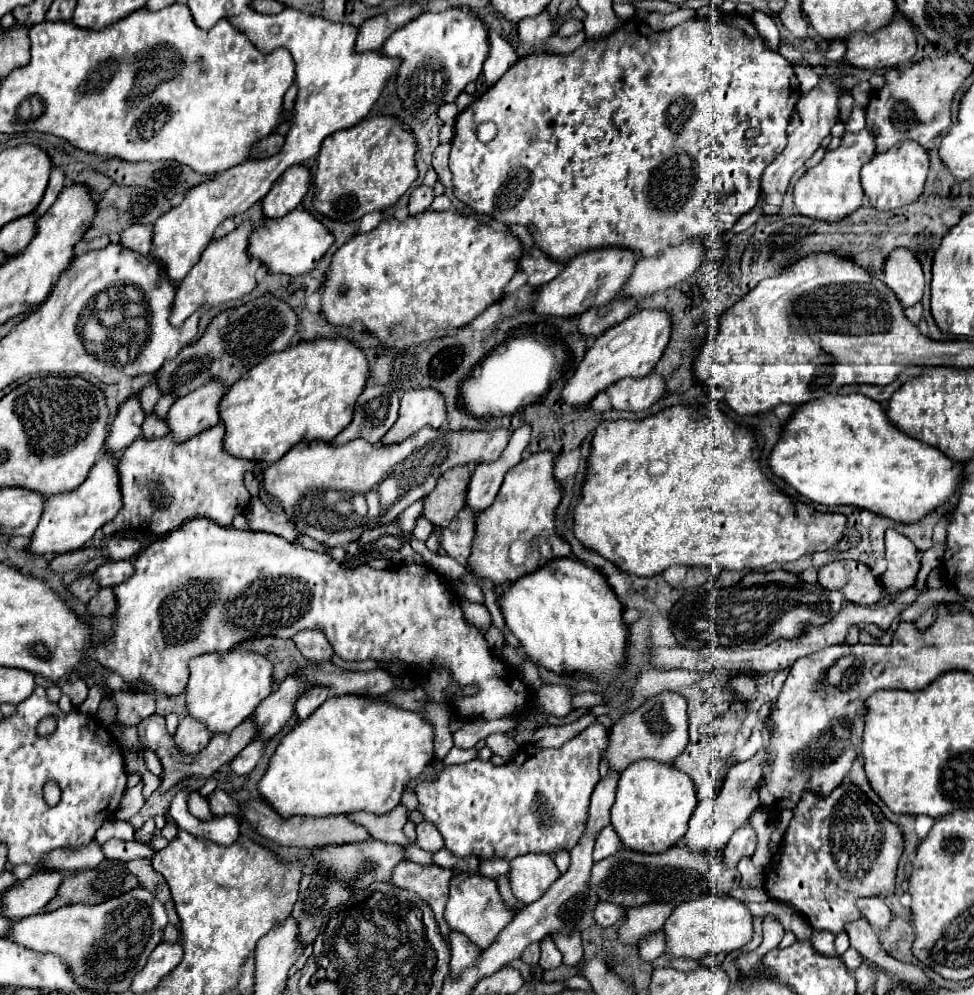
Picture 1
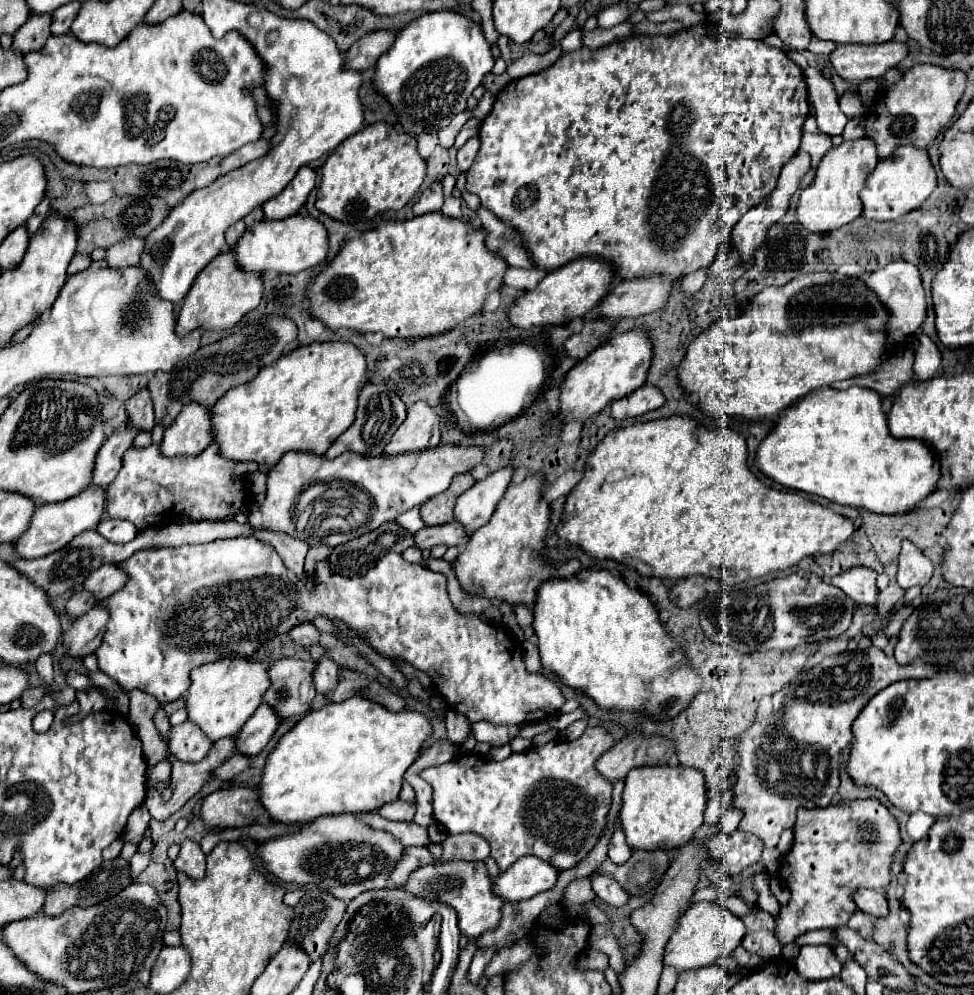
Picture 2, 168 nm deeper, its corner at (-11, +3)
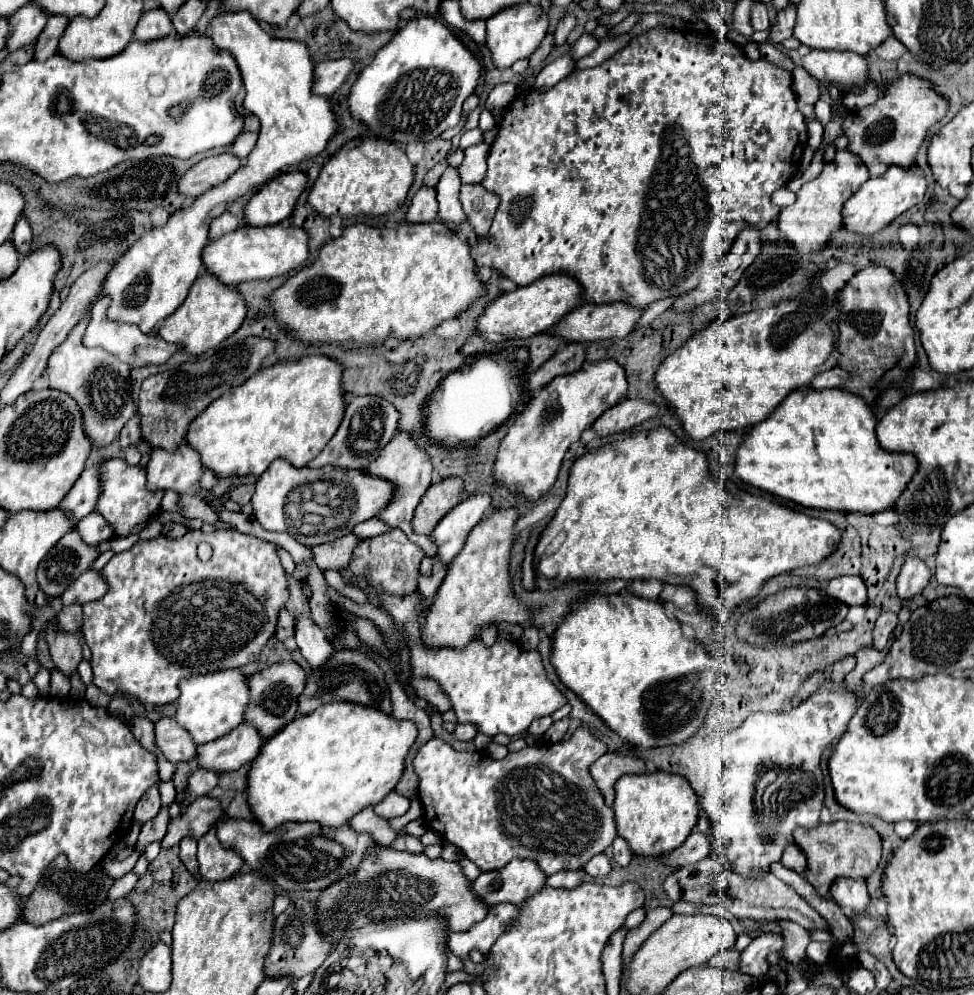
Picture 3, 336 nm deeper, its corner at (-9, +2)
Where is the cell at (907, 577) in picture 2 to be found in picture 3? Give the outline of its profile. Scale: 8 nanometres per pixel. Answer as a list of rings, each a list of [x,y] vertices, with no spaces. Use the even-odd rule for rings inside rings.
[[[908,558],[896,580],[898,596],[902,600],[908,600],[908,598],[920,594],[928,586],[930,578],[932,578],[932,574],[930,574],[930,568],[924,564],[924,560]]]

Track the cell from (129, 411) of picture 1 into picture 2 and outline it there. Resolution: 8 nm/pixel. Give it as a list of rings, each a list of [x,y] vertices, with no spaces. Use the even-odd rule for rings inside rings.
[[[130,423],[124,429],[116,429],[100,447],[100,453],[96,457],[94,473],[92,473],[92,483],[98,487],[108,487],[116,473],[120,471],[122,465],[122,455],[132,447],[134,437],[138,435],[138,429],[132,427]]]

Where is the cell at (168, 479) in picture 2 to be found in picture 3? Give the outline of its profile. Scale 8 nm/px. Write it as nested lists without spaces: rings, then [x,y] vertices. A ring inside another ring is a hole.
[[[122,458],[106,460],[100,466],[100,496],[96,502],[96,510],[114,526],[116,536],[128,536],[138,524],[146,522],[152,514],[158,512],[158,504],[162,494],[152,494],[146,488],[146,470],[140,466],[130,466]]]

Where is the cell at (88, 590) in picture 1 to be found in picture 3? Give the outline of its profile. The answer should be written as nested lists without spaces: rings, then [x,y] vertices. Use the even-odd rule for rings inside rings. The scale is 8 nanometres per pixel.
[[[64,606],[58,614],[58,632],[76,632],[82,626],[82,606]]]

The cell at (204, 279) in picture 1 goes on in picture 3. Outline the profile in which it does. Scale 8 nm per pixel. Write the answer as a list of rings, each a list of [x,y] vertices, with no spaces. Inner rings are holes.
[[[204,274],[192,284],[188,298],[180,304],[180,308],[164,320],[164,324],[158,330],[158,336],[164,338],[166,342],[180,344],[182,352],[186,354],[200,356],[206,350],[218,346],[228,336],[232,336],[240,328],[244,316],[246,316],[246,306],[240,292]]]

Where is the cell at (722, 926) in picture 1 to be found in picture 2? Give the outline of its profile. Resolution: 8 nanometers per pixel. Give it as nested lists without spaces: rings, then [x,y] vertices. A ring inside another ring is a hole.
[[[692,903],[686,913],[678,921],[678,929],[670,937],[666,951],[664,951],[664,963],[676,967],[678,971],[686,969],[698,969],[714,963],[722,955],[730,955],[744,939],[746,925],[738,915],[728,913],[718,903]]]

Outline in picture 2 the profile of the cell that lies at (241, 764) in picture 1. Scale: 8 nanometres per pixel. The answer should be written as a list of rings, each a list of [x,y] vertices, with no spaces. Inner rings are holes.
[[[236,753],[236,755],[232,755],[224,765],[220,765],[220,767],[216,769],[214,777],[216,777],[216,779],[222,779],[222,781],[228,781],[228,779],[232,779],[234,775],[246,771],[248,767],[250,767],[250,757],[246,757],[246,755],[242,755],[242,753]]]

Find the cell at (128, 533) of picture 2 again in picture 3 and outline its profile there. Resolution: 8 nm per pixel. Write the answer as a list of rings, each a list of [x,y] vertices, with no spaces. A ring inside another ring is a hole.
[[[90,512],[86,518],[82,518],[82,522],[76,524],[76,530],[90,546],[98,546],[100,542],[106,542],[114,536],[114,530],[98,512]]]

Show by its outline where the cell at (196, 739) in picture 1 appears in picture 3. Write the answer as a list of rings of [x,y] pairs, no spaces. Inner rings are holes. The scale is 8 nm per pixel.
[[[160,718],[154,724],[154,734],[156,734],[156,748],[164,754],[168,762],[188,762],[196,756],[196,744],[192,742],[190,734],[178,726],[174,718]]]

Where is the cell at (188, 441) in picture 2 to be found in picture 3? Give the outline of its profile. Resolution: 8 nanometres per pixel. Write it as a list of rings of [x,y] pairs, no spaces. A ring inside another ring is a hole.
[[[182,442],[182,446],[172,454],[164,450],[152,450],[150,462],[146,466],[148,490],[176,490],[206,498],[208,492],[198,490],[198,478],[202,472],[204,468],[200,464],[200,454],[192,450],[186,442]]]

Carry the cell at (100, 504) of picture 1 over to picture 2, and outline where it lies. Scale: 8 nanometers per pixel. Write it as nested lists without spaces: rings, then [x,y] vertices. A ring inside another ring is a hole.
[[[88,485],[84,493],[78,493],[76,497],[70,497],[68,501],[62,501],[60,505],[40,505],[32,517],[32,525],[16,541],[16,551],[24,559],[50,555],[52,551],[58,551],[60,547],[68,545],[76,535],[96,529],[104,515],[106,515],[104,513],[104,489],[92,489],[92,485]]]

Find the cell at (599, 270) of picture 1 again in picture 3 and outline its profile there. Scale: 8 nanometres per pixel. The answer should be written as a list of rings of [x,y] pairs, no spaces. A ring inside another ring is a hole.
[[[550,274],[532,282],[524,288],[516,288],[514,292],[506,292],[498,296],[494,302],[486,306],[486,310],[476,320],[476,330],[486,342],[504,342],[504,340],[520,340],[530,338],[534,334],[542,334],[558,324],[580,300],[582,286],[568,274]]]

